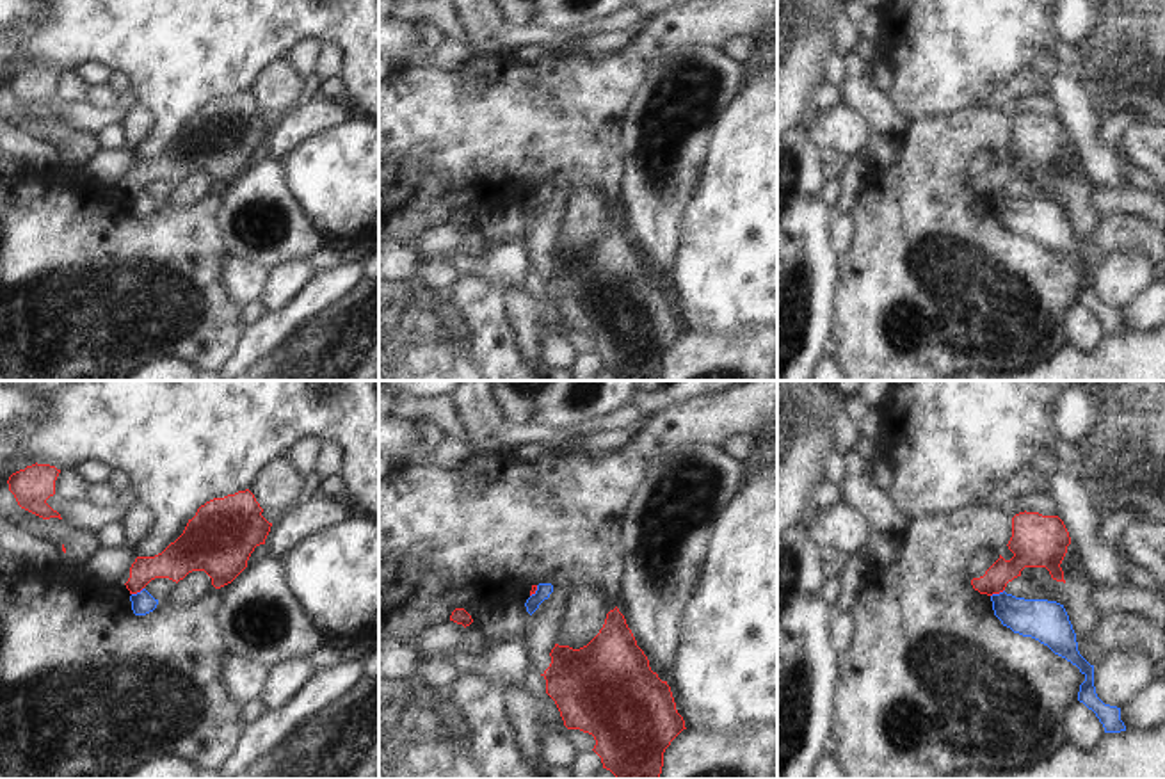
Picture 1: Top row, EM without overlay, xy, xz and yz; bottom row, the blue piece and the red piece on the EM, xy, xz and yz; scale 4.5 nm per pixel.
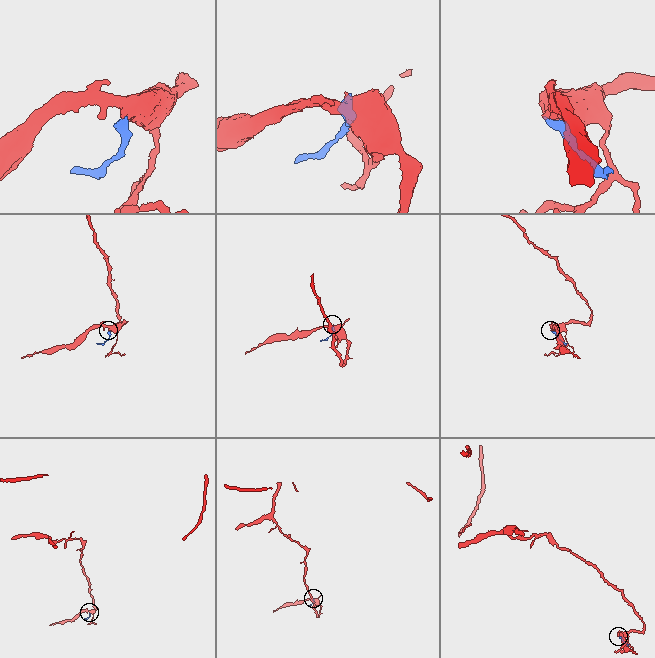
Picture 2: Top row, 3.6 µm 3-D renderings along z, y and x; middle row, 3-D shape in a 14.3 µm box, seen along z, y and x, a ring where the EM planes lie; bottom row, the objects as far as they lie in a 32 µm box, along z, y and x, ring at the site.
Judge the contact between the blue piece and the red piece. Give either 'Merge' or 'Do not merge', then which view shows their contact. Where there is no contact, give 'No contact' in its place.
Do not merge. Touches blue in yz

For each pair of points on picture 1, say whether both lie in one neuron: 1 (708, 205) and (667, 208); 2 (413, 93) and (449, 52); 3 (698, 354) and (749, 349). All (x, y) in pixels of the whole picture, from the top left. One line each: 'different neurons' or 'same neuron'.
1: different neurons
2: different neurons
3: same neuron

